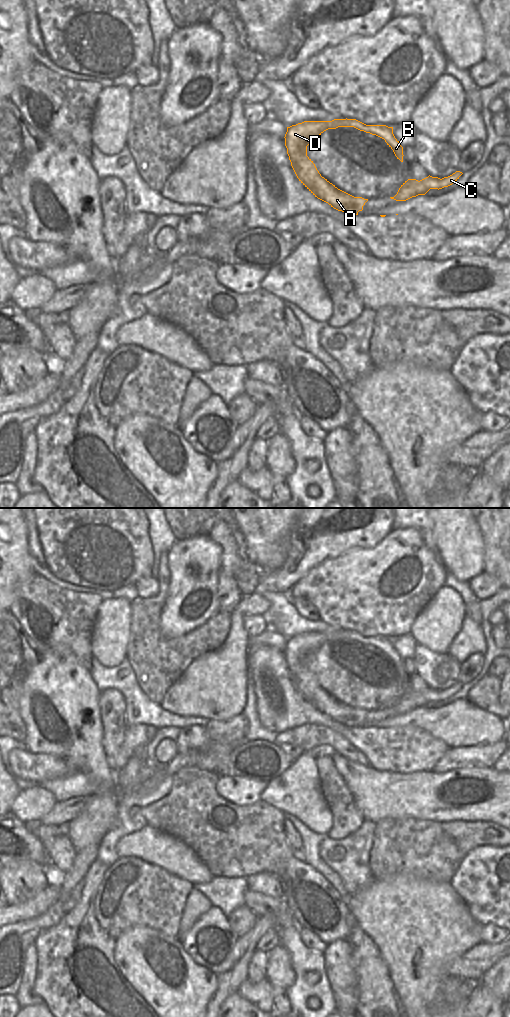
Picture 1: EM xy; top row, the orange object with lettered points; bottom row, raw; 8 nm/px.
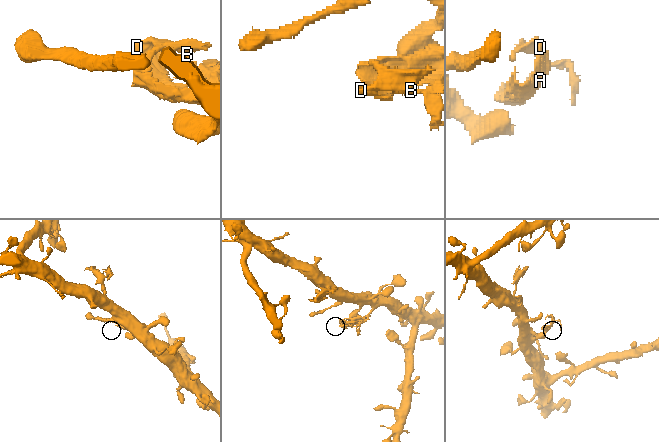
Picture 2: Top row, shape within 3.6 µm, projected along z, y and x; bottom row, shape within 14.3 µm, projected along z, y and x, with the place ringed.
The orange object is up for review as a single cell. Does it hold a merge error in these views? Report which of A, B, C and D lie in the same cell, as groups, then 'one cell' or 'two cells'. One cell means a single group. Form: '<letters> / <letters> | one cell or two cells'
A B C D | one cell

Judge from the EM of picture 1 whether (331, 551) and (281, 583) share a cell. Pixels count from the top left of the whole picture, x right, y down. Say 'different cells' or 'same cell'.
same cell

